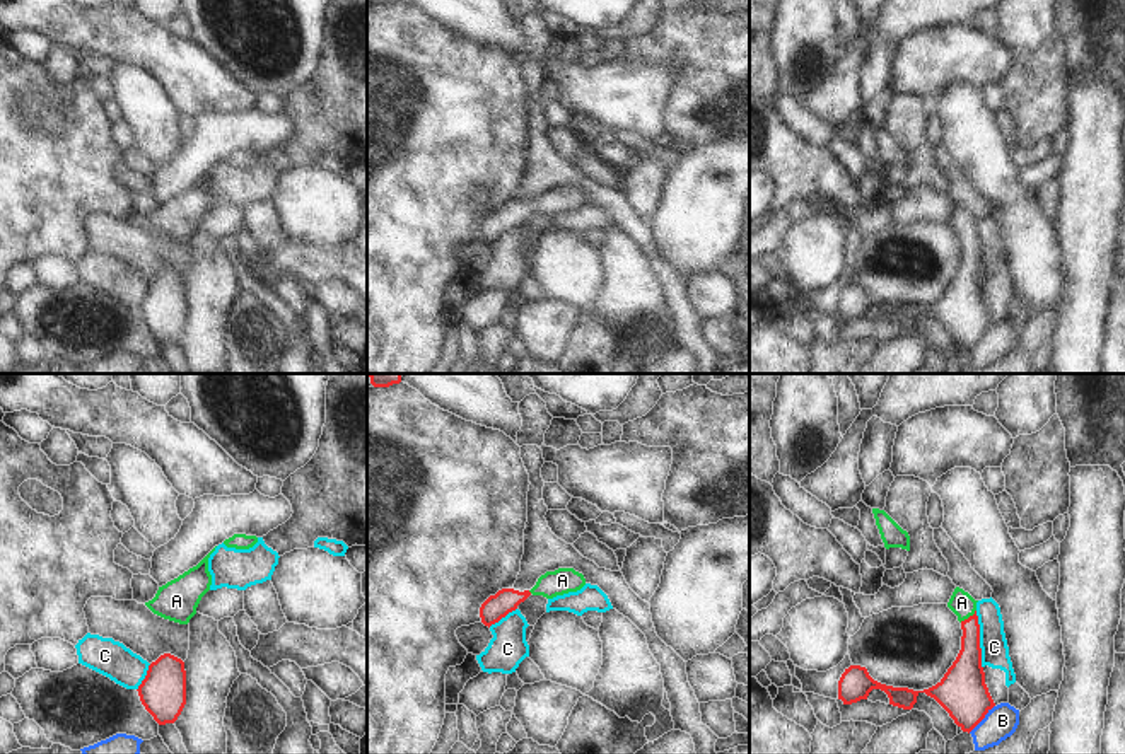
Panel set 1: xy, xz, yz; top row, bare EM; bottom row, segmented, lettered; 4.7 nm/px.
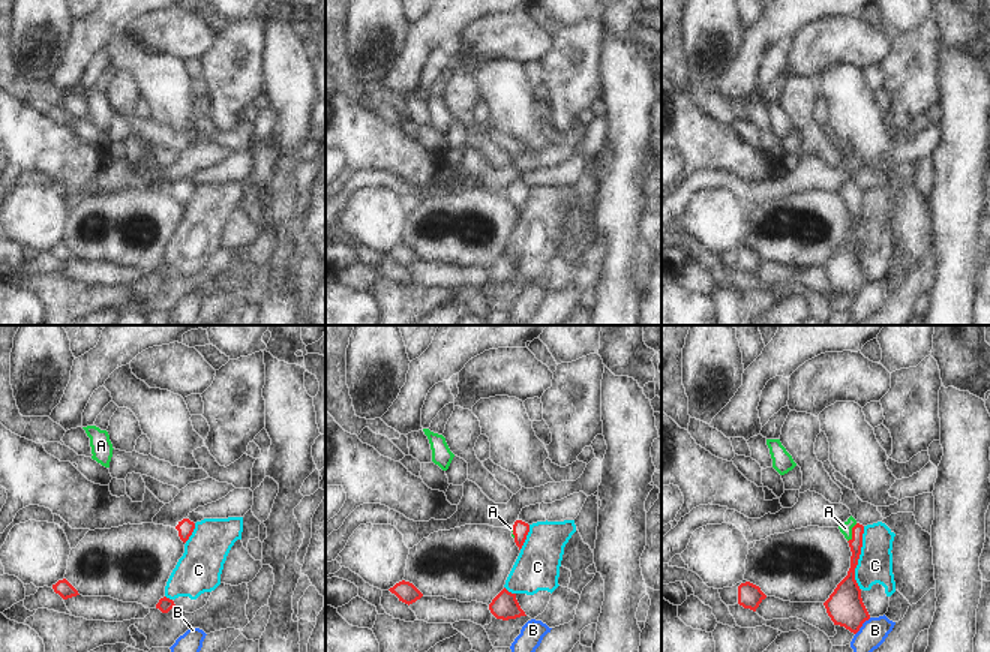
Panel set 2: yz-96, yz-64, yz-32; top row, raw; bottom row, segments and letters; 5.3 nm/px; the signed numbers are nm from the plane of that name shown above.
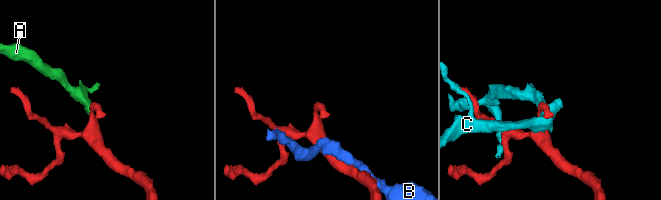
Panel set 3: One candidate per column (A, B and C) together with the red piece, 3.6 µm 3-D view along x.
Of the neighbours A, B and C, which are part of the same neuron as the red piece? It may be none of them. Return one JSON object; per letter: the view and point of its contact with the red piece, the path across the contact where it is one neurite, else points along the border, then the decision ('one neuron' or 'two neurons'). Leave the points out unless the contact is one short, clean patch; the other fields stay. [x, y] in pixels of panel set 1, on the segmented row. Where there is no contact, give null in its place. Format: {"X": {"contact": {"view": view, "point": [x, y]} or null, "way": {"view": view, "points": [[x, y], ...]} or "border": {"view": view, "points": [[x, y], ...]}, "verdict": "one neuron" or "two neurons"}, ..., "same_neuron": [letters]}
{"A": {"contact": {"view": "yz", "point": [970, 616]}, "way": {"view": "yz", "points": [[967, 669], [970, 657], [970, 616], [961, 603]]}, "verdict": "one neuron"}, "B": {"contact": {"view": "yz", "point": [982, 719]}, "verdict": "two neurons"}, "C": {"contact": {"view": "yz", "point": [979, 640]}, "verdict": "two neurons"}, "same_neuron": ["A"]}

